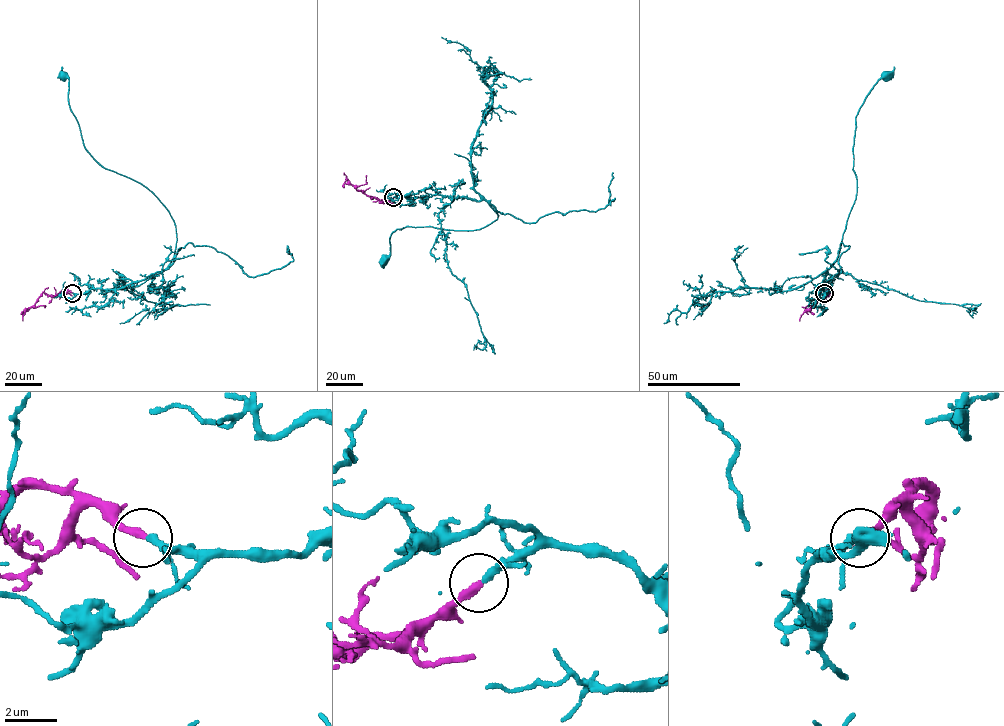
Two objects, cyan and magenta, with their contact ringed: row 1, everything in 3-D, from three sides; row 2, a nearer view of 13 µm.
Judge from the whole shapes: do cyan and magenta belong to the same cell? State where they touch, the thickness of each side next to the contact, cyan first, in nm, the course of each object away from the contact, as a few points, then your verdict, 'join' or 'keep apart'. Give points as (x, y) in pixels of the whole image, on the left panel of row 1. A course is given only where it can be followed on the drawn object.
place (72, 293); calibres 280 and 300 nm; course cyan (72, 293), (118, 289), (163, 271), (176, 232), (152, 193), (103, 168), (85, 148), (61, 74); course magenta (72, 293), (62, 290), (53, 297), (43, 292), (34, 306), (26, 310), (23, 321); join

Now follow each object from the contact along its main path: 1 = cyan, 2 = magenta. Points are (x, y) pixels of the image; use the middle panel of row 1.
1: (394, 197), (440, 194), (485, 200), (498, 217), (474, 230), (397, 229), (390, 236), (390, 253), (383, 260)
2: (394, 197), (381, 202), (367, 196), (356, 189), (344, 173)

